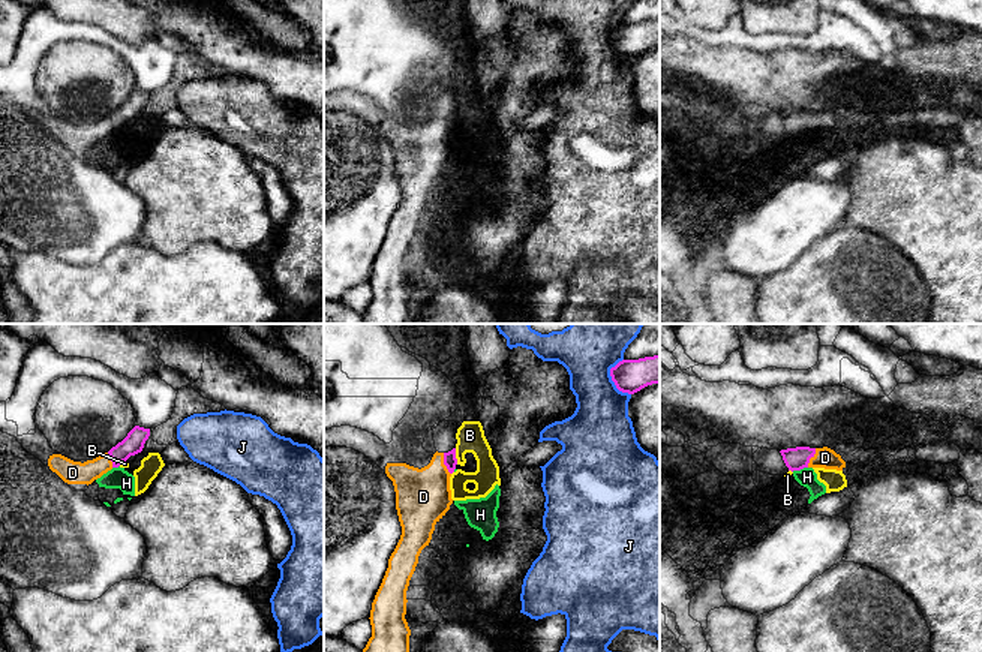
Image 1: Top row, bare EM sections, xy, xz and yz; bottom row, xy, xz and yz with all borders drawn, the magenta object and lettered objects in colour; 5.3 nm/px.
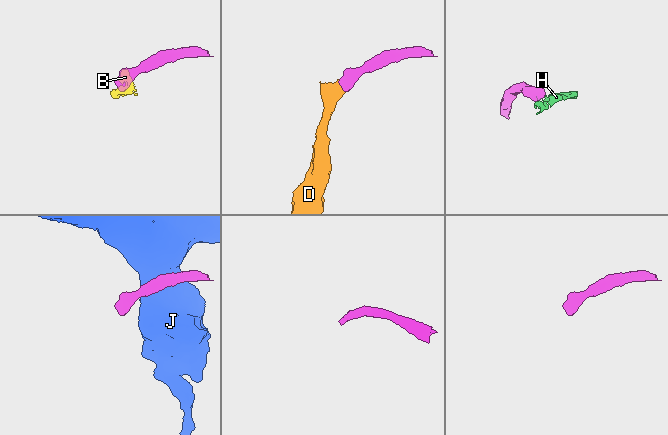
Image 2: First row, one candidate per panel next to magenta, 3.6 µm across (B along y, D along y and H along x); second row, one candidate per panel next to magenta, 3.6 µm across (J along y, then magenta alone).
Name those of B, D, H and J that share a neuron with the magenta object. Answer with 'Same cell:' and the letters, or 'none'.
Same cell: D

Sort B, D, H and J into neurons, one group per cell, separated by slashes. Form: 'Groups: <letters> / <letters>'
Groups: B H / D / J

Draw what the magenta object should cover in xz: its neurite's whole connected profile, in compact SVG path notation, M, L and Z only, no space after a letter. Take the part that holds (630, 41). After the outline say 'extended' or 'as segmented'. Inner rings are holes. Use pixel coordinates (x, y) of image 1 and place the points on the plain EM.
M660 19L622 24L610 33L610 40L616 52L628 58L634 58L648 49L660 48Z; as segmented

